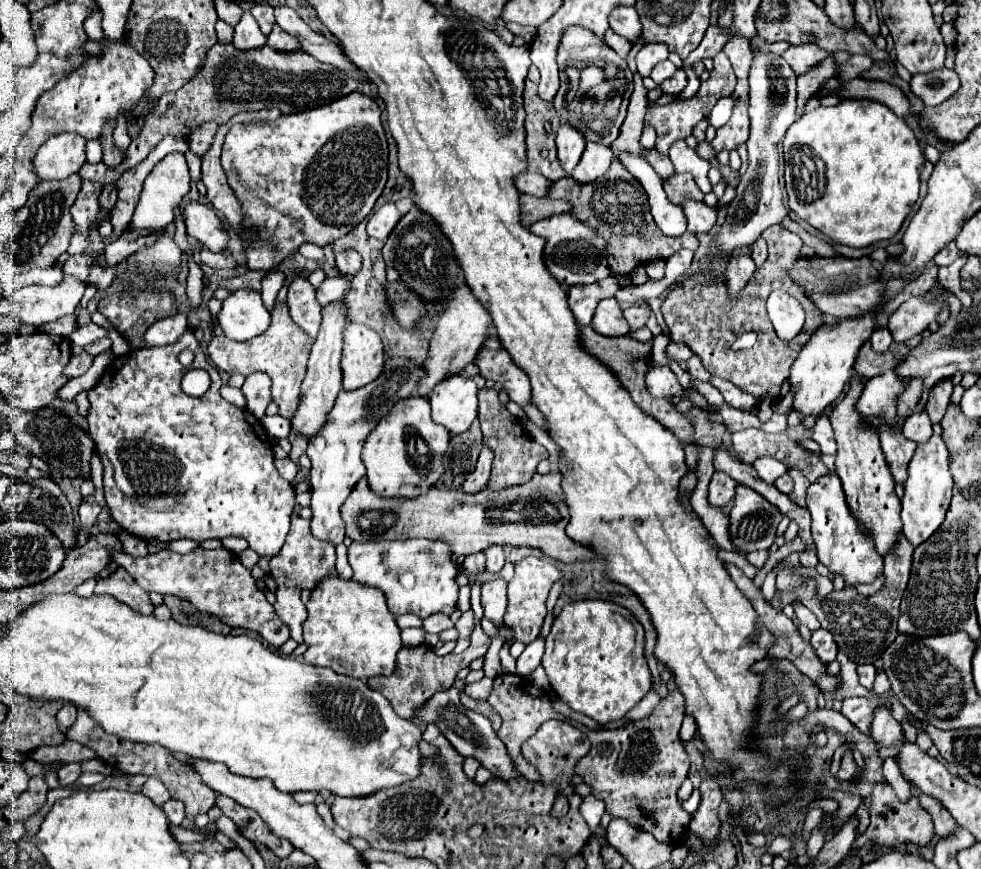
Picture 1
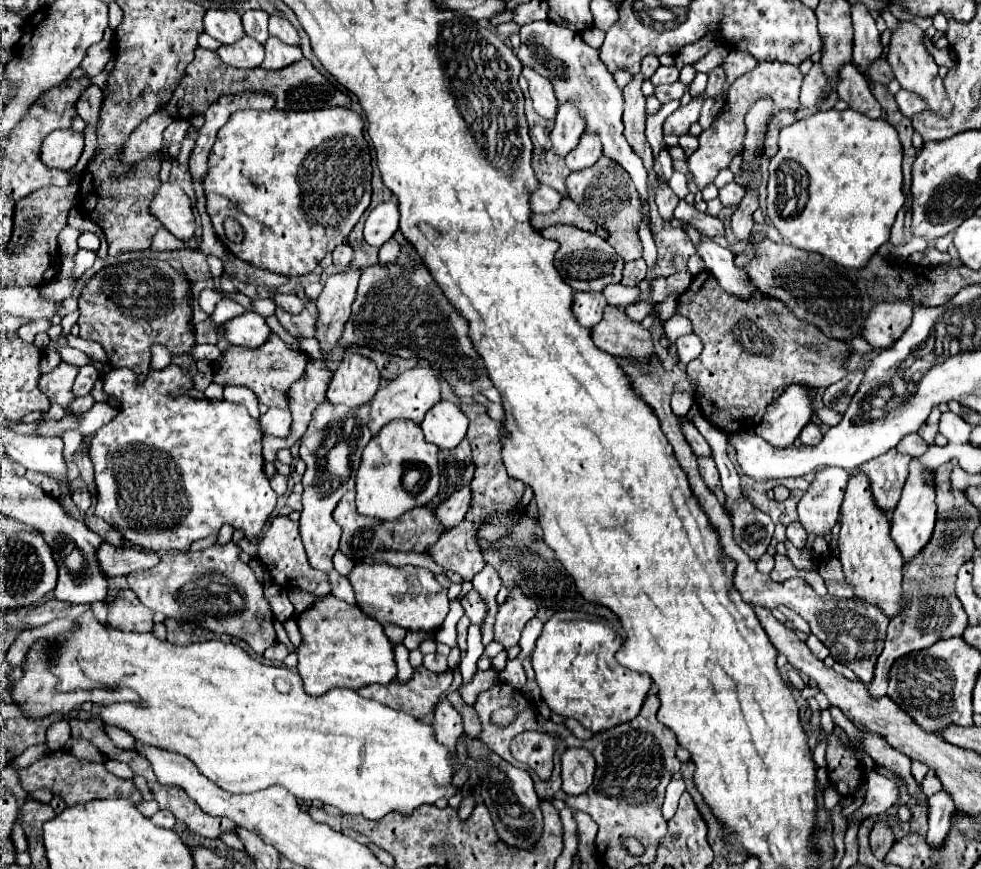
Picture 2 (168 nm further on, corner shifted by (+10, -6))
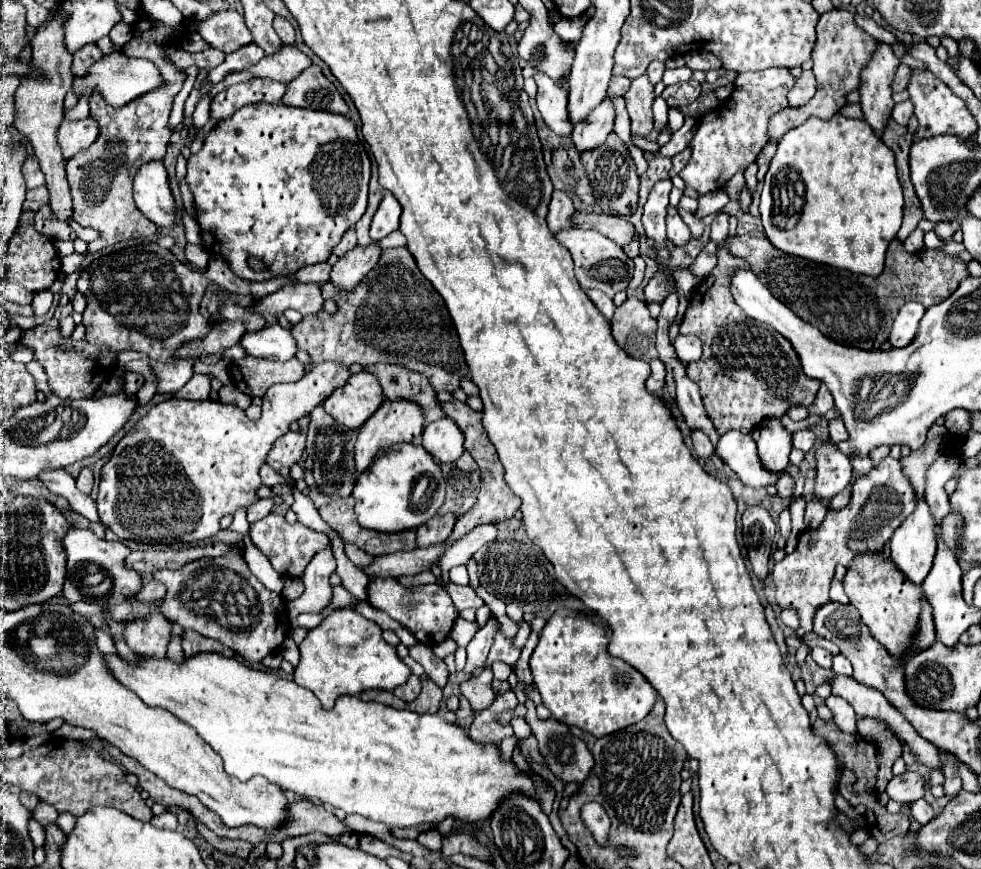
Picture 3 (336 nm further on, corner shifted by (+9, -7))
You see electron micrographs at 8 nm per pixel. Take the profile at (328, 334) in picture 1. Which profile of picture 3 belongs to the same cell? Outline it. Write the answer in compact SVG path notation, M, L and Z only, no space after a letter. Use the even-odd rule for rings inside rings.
M372 242L368 246L356 246L356 248L348 250L332 266L330 282L338 284L342 292L348 292L378 264L380 254L382 254L382 250L380 250L378 242Z

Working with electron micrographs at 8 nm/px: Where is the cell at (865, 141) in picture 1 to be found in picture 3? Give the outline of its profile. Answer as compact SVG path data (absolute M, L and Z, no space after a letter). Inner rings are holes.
M834 116L832 120L820 120L820 118L808 118L802 126L790 130L780 142L778 142L778 152L770 162L770 168L766 172L764 178L764 186L762 186L762 194L760 194L760 220L764 226L764 234L766 238L782 252L792 254L792 256L800 256L818 264L830 264L834 268L842 268L842 270L850 270L854 274L868 274L868 276L878 276L884 270L884 258L886 258L886 250L888 244L896 238L900 224L902 224L902 186L898 182L896 176L896 164L894 164L894 154L892 150L874 136L872 128L868 128L866 120L852 120L852 118L844 118L844 116Z

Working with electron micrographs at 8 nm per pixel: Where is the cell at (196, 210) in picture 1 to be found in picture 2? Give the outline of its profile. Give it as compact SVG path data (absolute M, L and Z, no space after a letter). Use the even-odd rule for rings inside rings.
M163 183L151 203L151 213L161 219L163 227L177 239L189 241L195 235L195 215L189 197L179 185Z

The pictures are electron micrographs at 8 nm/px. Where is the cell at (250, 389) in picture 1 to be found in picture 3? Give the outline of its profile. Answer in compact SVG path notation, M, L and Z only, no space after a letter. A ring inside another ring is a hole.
M228 384L228 386L224 386L224 388L220 390L220 402L238 406L240 410L246 410L246 408L252 404L250 396L244 394L244 392L240 392L240 390L238 390L236 386L232 386L232 384Z

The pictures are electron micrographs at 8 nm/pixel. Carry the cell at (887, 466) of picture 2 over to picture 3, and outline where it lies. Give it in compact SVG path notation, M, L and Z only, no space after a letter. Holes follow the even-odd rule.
M890 456L884 458L878 468L872 468L854 484L854 494L846 508L838 512L832 512L828 508L822 524L818 528L804 530L798 538L796 550L774 566L772 578L776 582L780 606L798 610L800 626L810 632L814 612L830 602L828 592L836 564L844 564L848 568L858 554L882 552L894 530L914 512L914 508L914 492L906 476L902 476L900 462Z

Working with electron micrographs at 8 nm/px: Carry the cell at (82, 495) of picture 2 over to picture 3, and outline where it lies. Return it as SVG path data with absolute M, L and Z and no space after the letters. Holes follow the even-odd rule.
M82 468L82 472L80 472L78 478L76 478L76 484L78 484L78 490L80 490L80 492L90 494L90 492L92 492L92 486L94 486L92 470L90 470L90 468Z

